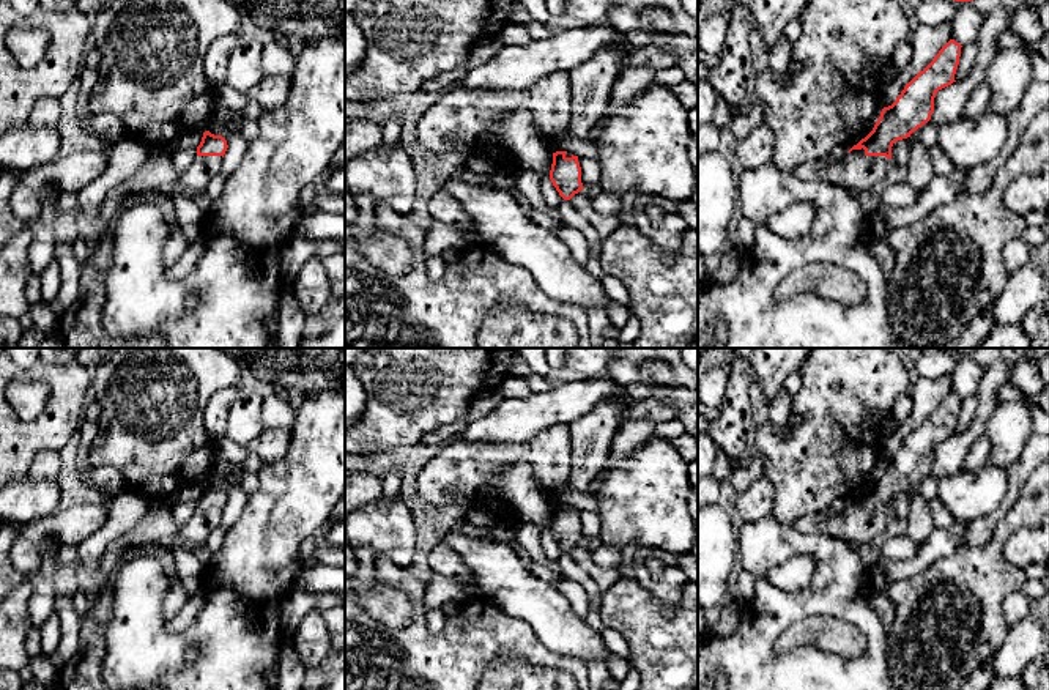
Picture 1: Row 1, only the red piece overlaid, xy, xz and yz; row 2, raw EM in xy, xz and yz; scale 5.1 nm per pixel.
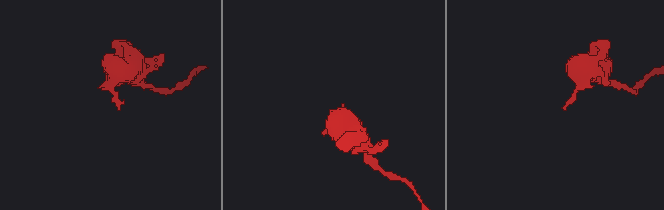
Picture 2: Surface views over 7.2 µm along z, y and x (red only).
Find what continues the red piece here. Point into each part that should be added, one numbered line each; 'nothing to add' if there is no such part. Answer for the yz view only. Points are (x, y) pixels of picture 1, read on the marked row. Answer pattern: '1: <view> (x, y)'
1: yz (856, 172)

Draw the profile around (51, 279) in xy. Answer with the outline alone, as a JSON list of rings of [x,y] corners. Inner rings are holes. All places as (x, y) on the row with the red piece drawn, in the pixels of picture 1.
[[[52,262],[41,274],[41,296],[43,301],[50,302],[61,285],[60,266],[57,262]]]

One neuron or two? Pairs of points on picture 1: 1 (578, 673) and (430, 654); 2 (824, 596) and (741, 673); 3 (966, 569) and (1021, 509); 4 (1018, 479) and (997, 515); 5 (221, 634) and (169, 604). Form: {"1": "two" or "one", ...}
{"1": "one", "2": "one", "3": "one", "4": "one", "5": "two"}

